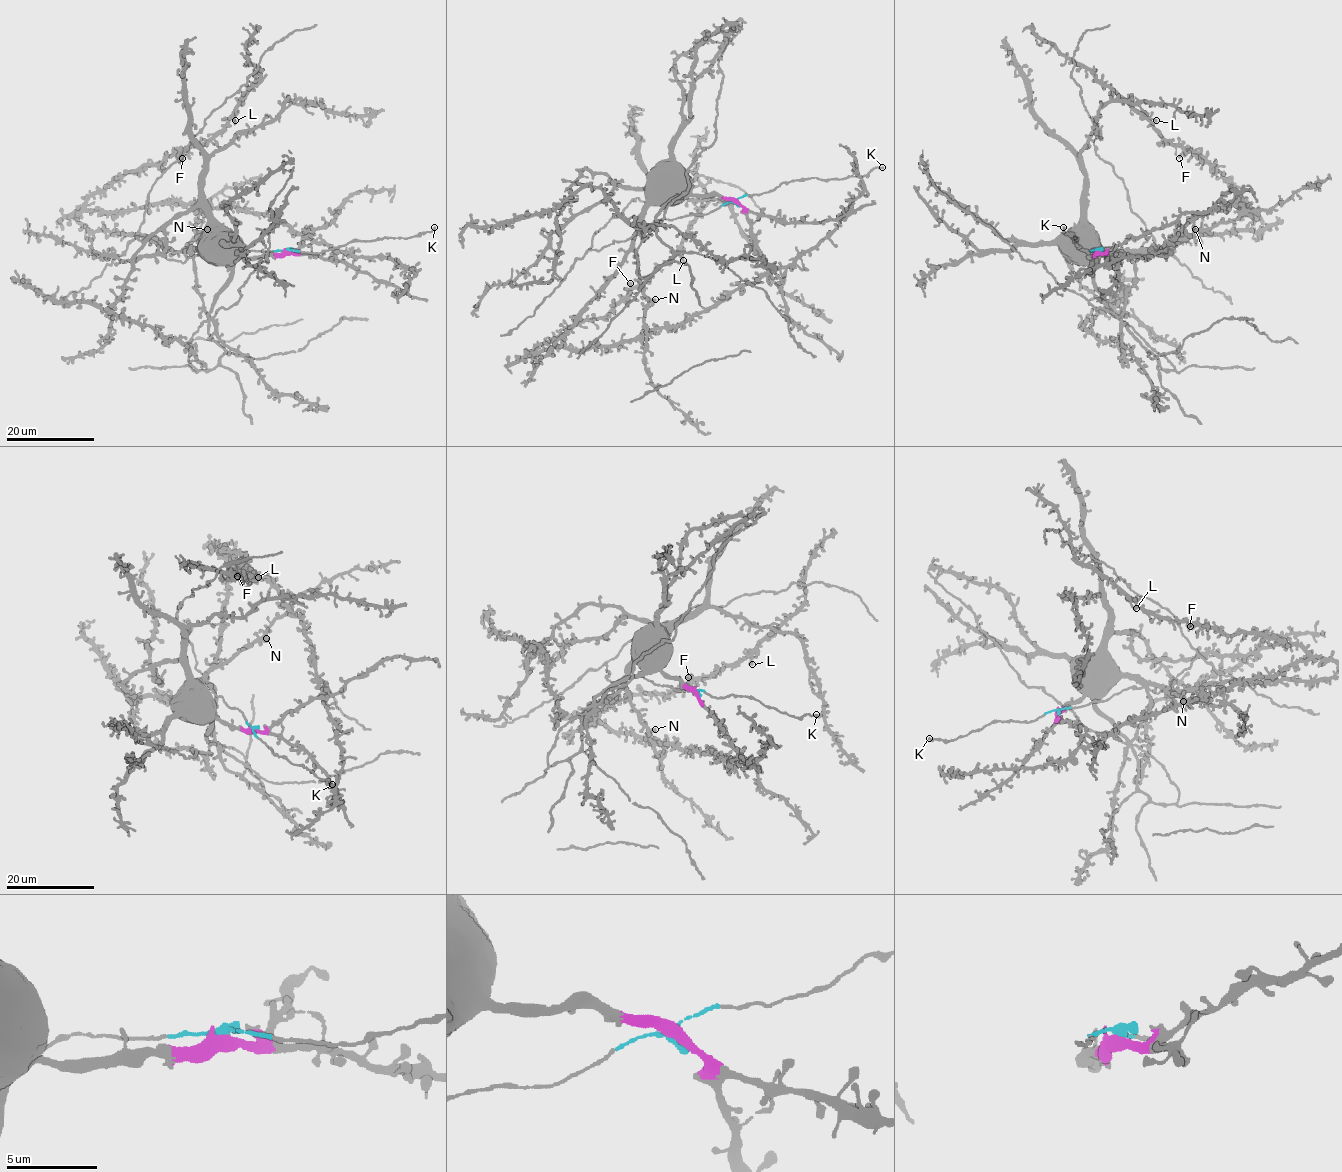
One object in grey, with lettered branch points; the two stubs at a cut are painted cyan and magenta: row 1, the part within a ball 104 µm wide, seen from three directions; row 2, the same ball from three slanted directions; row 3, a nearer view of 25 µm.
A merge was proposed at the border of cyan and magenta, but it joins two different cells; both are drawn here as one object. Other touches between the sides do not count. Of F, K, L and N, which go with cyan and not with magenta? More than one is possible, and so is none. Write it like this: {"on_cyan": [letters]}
{"on_cyan": ["F", "K", "L"]}

